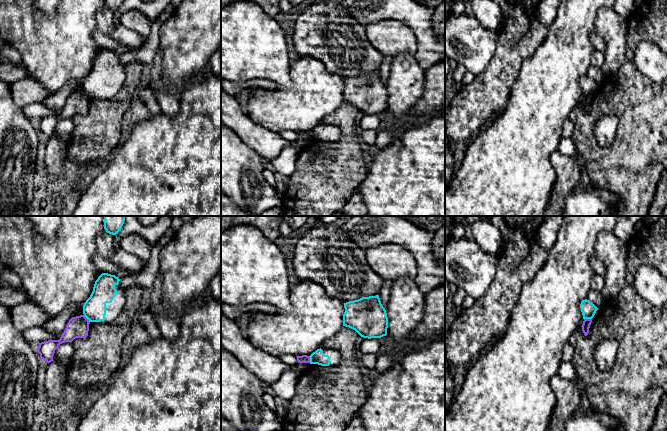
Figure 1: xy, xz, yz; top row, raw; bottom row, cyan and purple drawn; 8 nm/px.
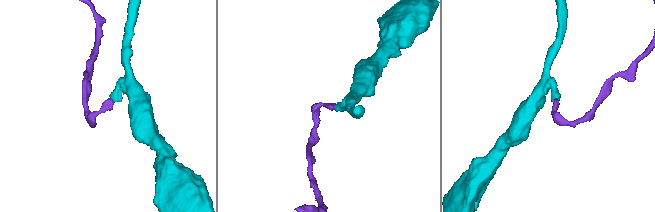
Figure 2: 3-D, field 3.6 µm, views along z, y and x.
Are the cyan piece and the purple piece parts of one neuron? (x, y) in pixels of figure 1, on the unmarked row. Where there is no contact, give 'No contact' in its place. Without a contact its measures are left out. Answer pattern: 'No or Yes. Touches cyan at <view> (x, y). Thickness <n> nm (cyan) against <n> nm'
No. Touches cyan at yz (588, 94). Thickness 120 nm (cyan) against 70 nm

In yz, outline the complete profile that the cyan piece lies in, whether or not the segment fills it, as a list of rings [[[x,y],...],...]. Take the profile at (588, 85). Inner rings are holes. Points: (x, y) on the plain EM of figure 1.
[[[587,75],[582,76],[580,84],[583,91],[583,95],[592,95],[596,87],[598,86],[598,84]]]

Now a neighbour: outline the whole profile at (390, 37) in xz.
[[[385,19],[365,26],[370,43],[383,56],[415,54],[417,39],[406,24],[394,19]]]

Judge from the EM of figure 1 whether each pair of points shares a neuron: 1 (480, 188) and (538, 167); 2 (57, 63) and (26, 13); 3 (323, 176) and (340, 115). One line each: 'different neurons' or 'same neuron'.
1: same neuron
2: same neuron
3: same neuron

